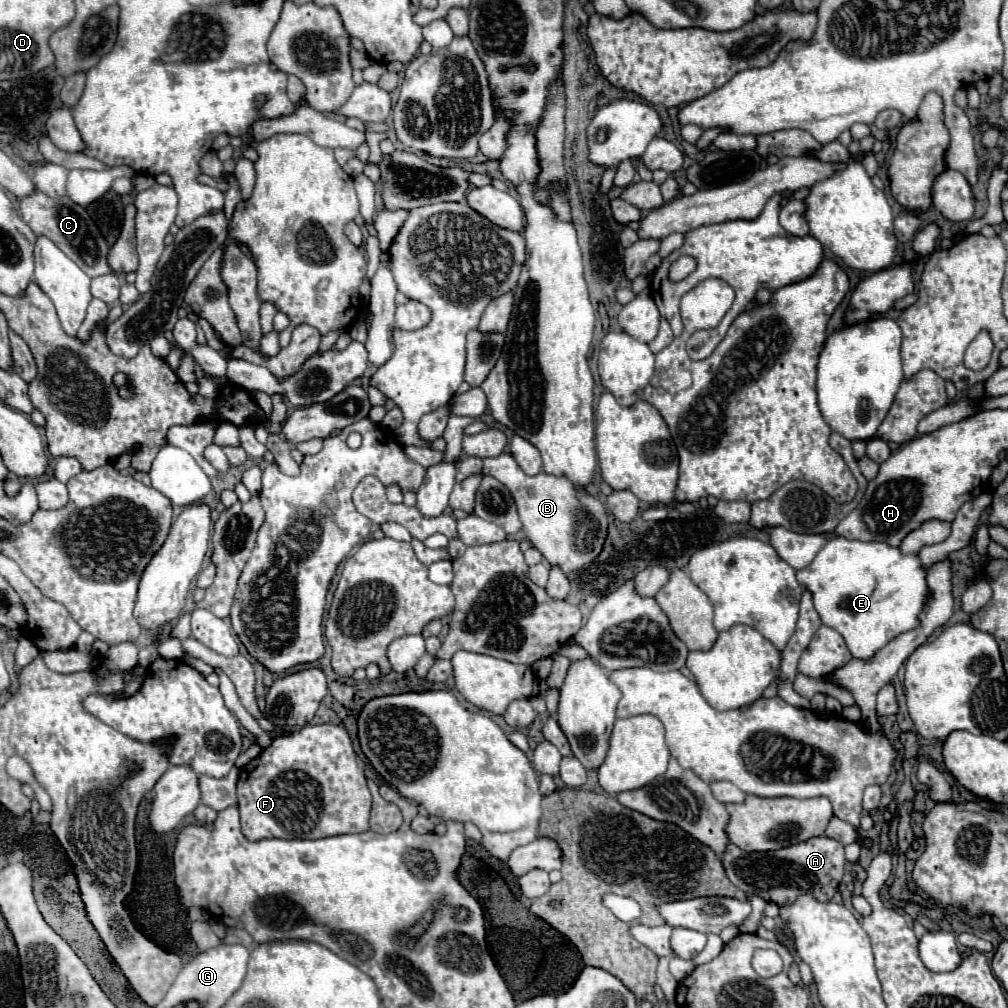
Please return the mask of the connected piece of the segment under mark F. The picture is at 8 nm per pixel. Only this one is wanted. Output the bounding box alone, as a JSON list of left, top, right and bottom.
[238,723,373,841]

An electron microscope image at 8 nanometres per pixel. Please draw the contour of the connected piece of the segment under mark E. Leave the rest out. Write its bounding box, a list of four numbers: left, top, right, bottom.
[796,535,928,661]

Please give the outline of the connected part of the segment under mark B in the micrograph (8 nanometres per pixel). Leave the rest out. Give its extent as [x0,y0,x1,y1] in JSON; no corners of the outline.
[482,453,608,579]

